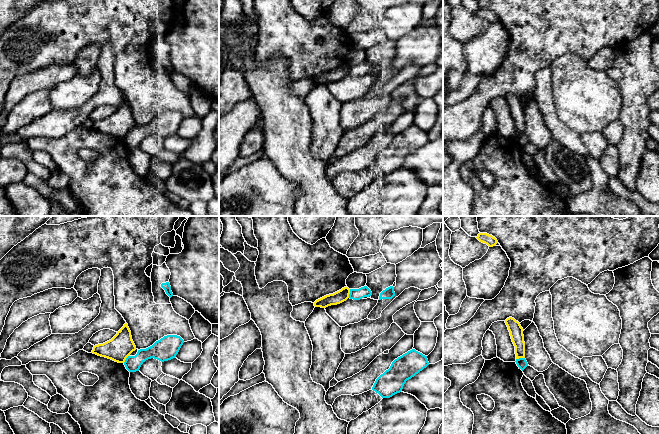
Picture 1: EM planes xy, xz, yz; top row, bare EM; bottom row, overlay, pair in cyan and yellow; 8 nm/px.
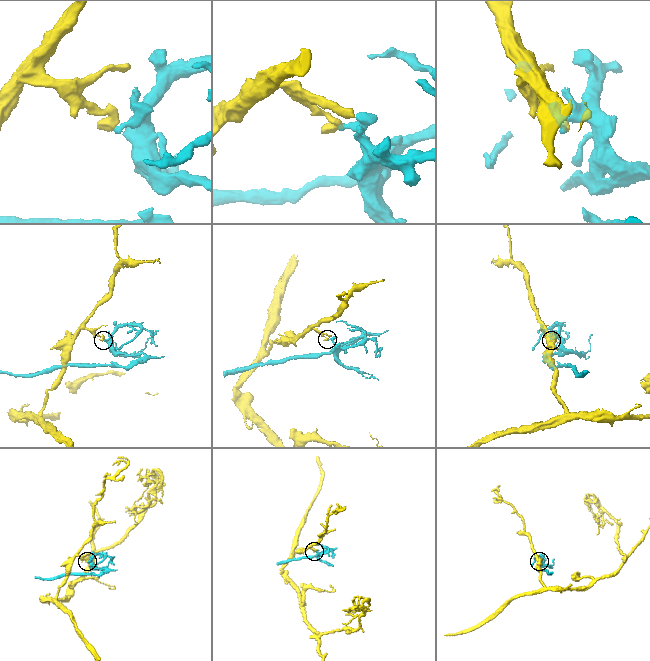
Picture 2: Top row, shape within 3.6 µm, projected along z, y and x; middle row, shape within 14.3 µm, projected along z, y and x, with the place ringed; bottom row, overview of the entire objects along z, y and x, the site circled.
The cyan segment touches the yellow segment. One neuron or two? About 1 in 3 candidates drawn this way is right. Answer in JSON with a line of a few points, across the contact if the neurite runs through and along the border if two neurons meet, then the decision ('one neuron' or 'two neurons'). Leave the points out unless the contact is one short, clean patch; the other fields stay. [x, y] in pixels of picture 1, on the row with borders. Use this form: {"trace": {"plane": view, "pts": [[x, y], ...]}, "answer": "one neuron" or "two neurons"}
{"trace": {"plane": "xz", "pts": [[350, 289], [348, 297]]}, "answer": "two neurons"}

